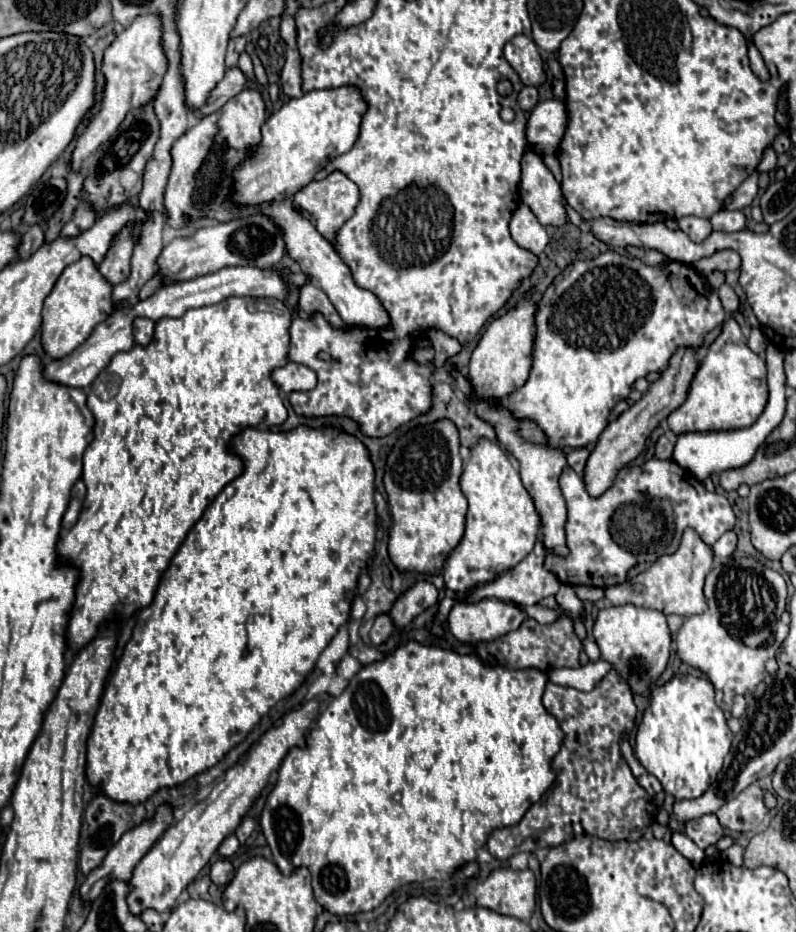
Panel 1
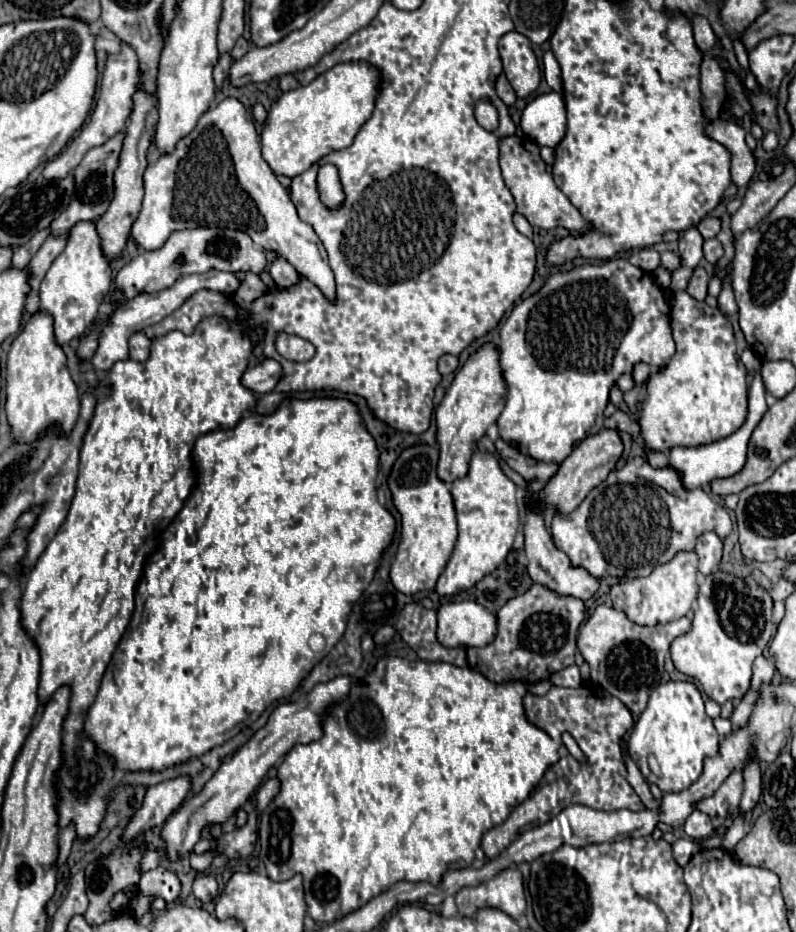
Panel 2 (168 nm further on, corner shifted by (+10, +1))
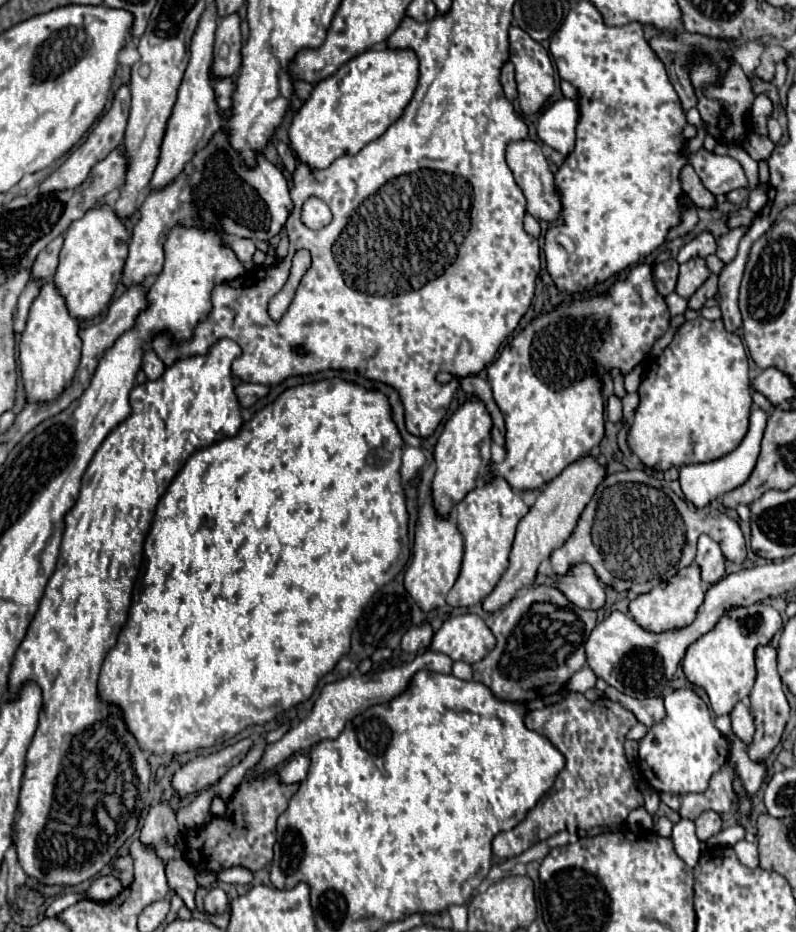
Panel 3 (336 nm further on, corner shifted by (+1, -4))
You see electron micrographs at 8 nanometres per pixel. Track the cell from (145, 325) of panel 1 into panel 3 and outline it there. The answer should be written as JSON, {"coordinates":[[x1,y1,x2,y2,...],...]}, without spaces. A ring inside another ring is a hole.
{"coordinates":[[149,349,149,351,143,353,143,363,141,363,141,367,143,367,143,371,145,371,145,375,147,375,149,379,159,379,159,377,163,375,163,371,165,371,163,361,157,357,157,353,155,353,153,349]]}

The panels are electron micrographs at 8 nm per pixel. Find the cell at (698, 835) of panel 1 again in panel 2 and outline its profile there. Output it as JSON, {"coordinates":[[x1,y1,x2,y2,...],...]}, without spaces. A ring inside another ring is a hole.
{"coordinates":[[694,810,694,812,688,816,688,820,686,820,686,824,684,824,684,830,686,830,686,834,688,834,690,838,694,838,694,840,704,840,704,838,708,838,708,834,714,832,712,822,710,822,710,816,706,816,706,814,700,812,700,810]]}

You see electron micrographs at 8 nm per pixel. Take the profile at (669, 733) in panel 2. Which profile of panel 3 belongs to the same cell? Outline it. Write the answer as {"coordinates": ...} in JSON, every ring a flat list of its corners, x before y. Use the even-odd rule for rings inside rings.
{"coordinates":[[677,689,665,695,663,705,665,719,655,723,649,735,639,741,639,771,655,791,671,795,701,793,707,789,713,773,727,763,727,737,715,727,709,707,693,689]]}

